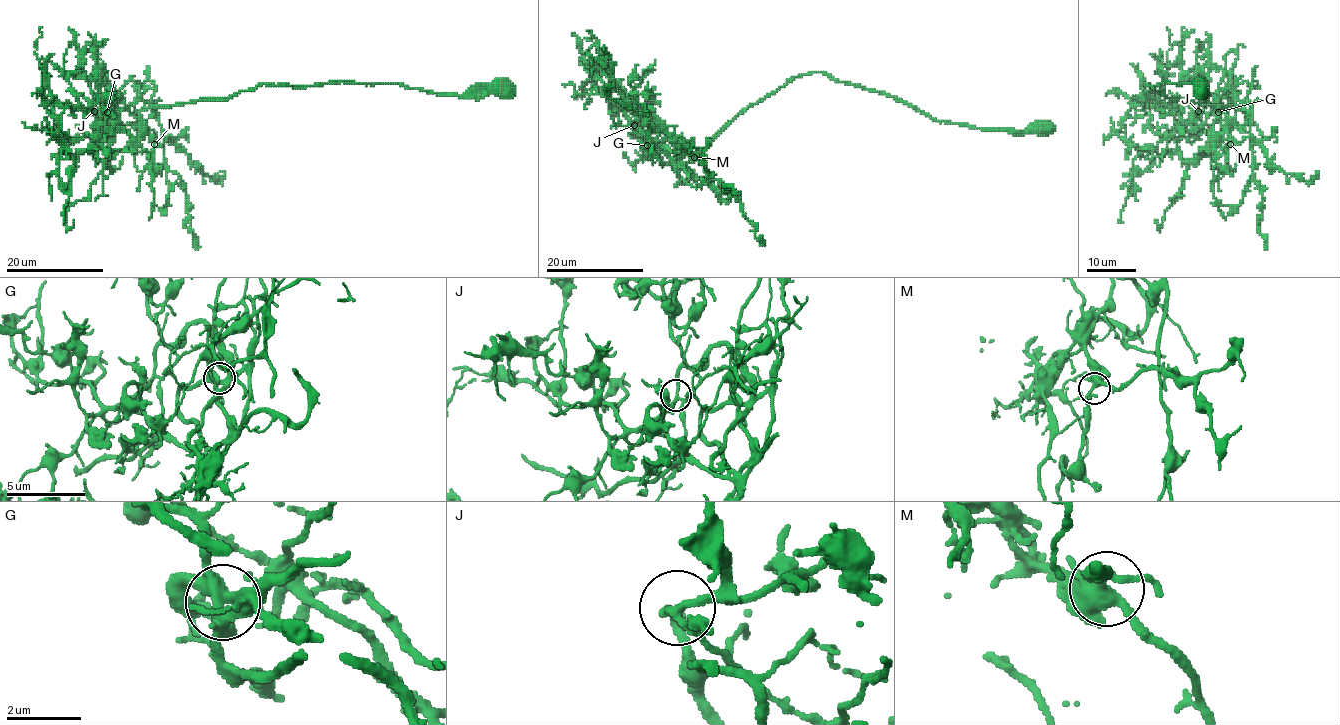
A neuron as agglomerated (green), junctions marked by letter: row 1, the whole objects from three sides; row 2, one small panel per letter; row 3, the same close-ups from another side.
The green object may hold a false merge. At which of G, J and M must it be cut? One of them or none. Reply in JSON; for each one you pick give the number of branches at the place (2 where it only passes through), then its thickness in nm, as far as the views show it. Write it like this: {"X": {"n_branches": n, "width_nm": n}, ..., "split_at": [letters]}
{"G": {"n_branches": 5, "width_nm": 400}, "split_at": ["G"]}

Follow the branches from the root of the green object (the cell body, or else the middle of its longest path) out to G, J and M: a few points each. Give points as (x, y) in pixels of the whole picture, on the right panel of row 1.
G: (1197, 88), (1207, 95), (1192, 83), (1146, 85), (1169, 98), (1235, 108), (1237, 101), (1215, 106), (1219, 112)
J: (1197, 88), (1207, 95), (1192, 83), (1146, 85), (1169, 98), (1235, 108), (1237, 101), (1198, 111)
M: (1197, 88), (1207, 95), (1192, 83), (1146, 85), (1169, 98), (1235, 108), (1236, 100), (1227, 130), (1230, 144)

